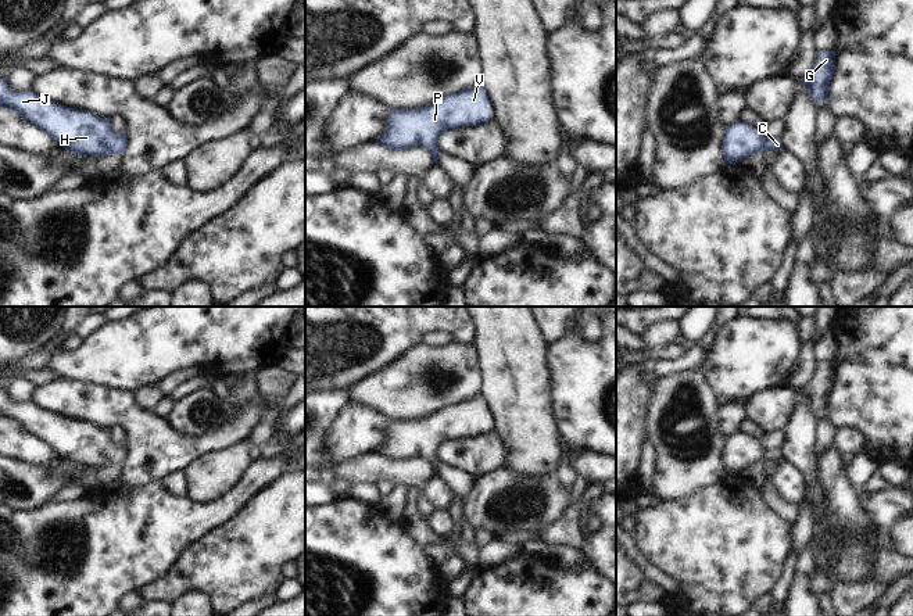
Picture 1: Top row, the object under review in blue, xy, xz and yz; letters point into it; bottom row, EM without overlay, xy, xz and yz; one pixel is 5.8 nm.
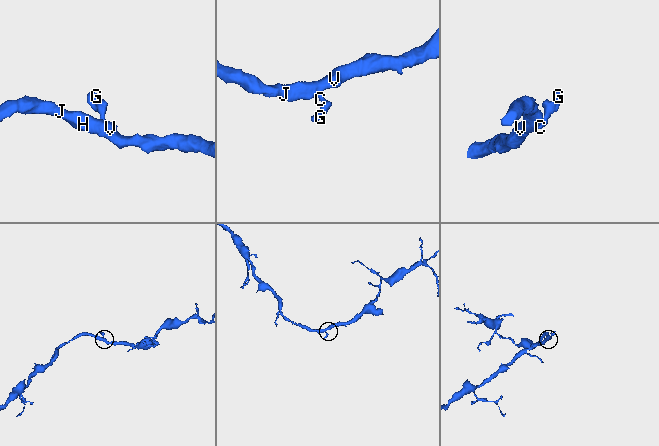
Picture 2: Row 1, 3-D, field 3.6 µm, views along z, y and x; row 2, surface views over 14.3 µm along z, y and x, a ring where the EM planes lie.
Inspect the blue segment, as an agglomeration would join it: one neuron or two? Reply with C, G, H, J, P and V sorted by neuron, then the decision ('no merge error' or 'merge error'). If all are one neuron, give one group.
groups C G H J P V; no merge error

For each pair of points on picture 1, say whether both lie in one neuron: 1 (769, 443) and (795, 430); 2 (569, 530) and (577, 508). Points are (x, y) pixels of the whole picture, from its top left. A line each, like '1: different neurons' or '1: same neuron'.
1: different neurons
2: same neuron

